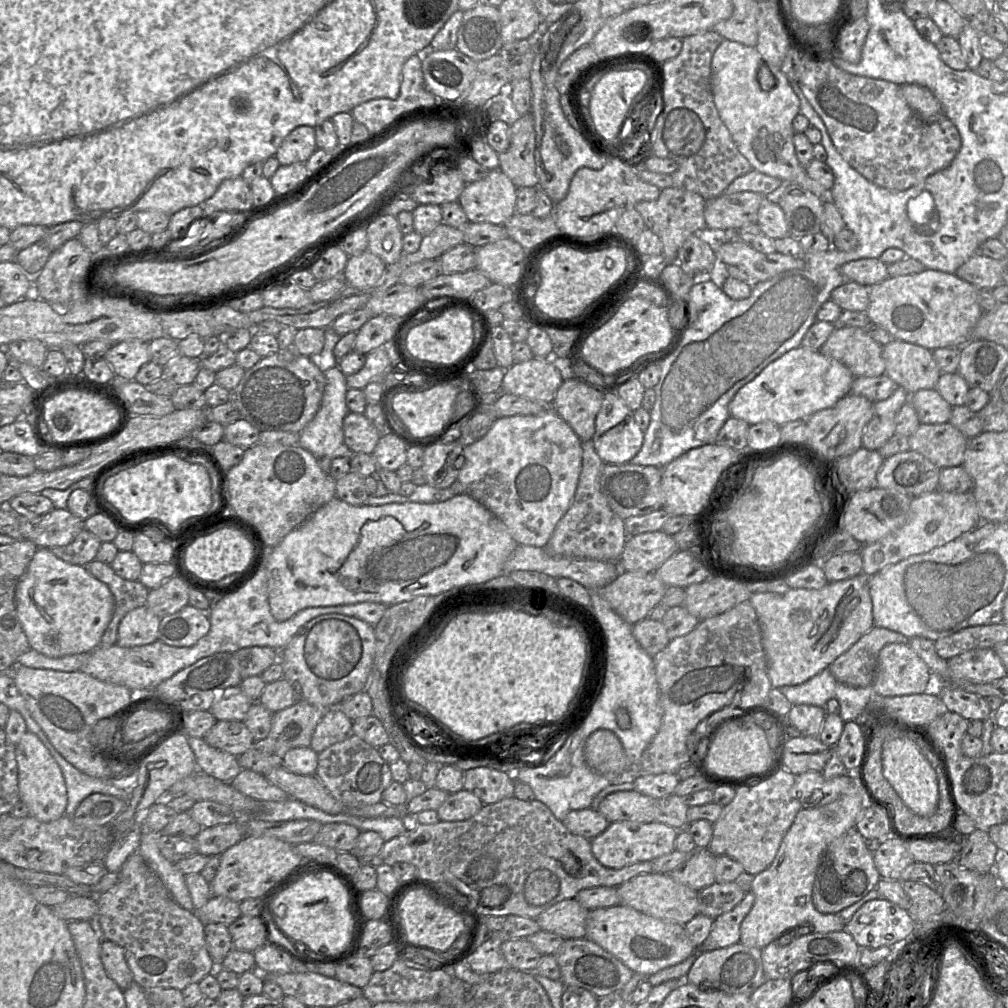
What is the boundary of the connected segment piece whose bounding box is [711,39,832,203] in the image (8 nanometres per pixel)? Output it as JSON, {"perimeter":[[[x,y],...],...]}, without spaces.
{"perimeter":[[[724,39],[712,56],[711,89],[720,119],[728,129],[737,150],[748,160],[752,169],[776,177],[784,183],[800,185],[818,196],[823,203],[832,202],[831,190],[810,178],[806,168],[796,157],[793,119],[800,113],[800,101],[780,67],[766,62],[755,47]]]}

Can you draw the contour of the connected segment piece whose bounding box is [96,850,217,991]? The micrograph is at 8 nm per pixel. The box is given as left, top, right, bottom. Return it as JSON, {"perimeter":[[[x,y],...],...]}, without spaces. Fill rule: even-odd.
{"perimeter":[[[138,850],[122,865],[117,883],[108,891],[98,895],[96,901],[104,940],[110,940],[122,947],[133,980],[142,989],[159,987],[182,991],[189,984],[199,984],[205,976],[216,971],[217,966],[206,946],[205,924],[195,911],[188,911],[174,901],[164,883],[148,866]]]}

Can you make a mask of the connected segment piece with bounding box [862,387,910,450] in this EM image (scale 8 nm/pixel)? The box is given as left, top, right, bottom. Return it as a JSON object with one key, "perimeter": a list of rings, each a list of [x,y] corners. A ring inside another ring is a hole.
{"perimeter":[[[898,387],[885,400],[874,402],[873,416],[862,436],[862,446],[870,450],[878,450],[895,432],[895,416],[900,408],[909,401],[910,394]]]}

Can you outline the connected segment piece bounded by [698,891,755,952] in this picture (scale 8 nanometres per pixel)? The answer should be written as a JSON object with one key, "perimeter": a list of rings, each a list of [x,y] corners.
{"perimeter":[[[751,891],[731,911],[714,919],[710,934],[698,948],[698,952],[708,952],[725,948],[740,942],[740,925],[752,909],[755,896]]]}

